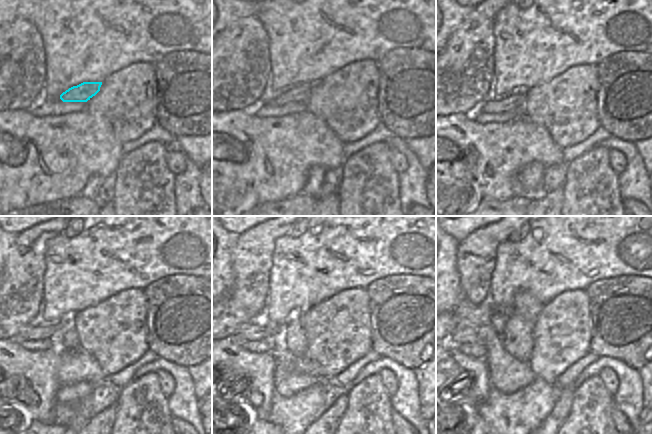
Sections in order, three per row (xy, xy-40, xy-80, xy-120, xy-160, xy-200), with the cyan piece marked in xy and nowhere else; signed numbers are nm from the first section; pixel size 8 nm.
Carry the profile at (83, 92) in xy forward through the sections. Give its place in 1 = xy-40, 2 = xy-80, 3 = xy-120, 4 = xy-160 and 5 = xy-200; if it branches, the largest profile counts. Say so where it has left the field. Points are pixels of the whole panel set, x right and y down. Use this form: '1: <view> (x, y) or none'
1: xy-40 (299, 93)
2: xy-80 (513, 101)
3: xy-120 (44, 330)
4: xy-160 (252, 332)
5: xy-200 (460, 335)

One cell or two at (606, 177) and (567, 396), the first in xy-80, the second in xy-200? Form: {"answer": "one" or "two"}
{"answer": "two"}

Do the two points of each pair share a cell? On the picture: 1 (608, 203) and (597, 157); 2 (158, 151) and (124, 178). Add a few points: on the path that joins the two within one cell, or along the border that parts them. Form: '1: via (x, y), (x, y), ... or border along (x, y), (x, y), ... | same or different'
1: via (597, 192), (597, 168) | same
2: via (150, 158), (132, 174) | same

